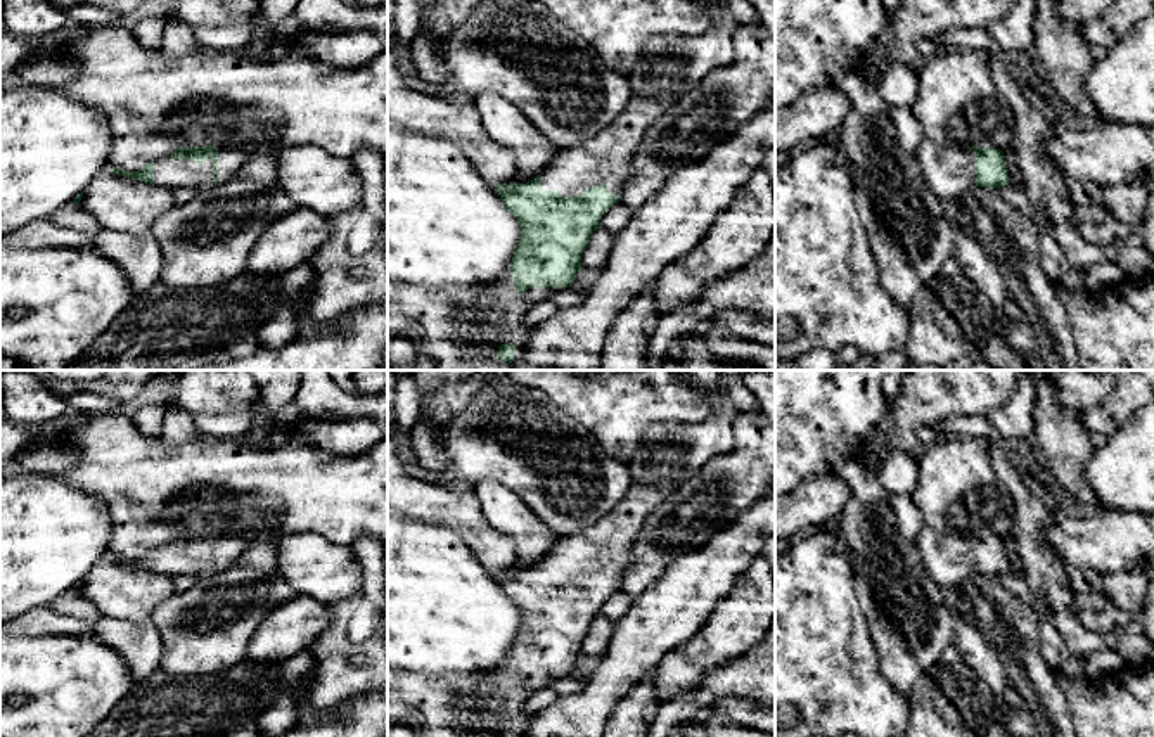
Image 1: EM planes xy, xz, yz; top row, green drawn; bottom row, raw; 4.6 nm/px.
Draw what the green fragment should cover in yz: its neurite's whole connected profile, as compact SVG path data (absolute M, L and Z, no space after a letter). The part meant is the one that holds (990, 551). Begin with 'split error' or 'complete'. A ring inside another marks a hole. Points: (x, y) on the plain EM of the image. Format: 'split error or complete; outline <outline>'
split error; outline M924 524L917 547L927 573L941 588L958 585L974 574L1000 576L1010 567L1003 538L995 535L941 535Z

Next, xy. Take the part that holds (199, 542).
split error; outline M216 533L178 535L168 545L149 550L138 559L112 554L112 561L168 576L187 574L201 580L230 567L246 545L247 542L240 538L218 536Z

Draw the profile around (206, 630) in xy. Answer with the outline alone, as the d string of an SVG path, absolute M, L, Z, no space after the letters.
M247 542L244 552L230 567L213 576L196 580L187 592L173 593L154 609L151 619L163 640L159 670L178 676L201 676L228 671L246 659L249 640L268 614L296 595L298 592L280 574L277 562L277 542Z

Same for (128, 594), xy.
M107 552L85 576L80 593L100 616L142 623L176 592L171 576L114 562Z

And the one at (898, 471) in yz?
M889 446L882 453L881 469L874 474L888 491L912 495L915 490L917 460Z

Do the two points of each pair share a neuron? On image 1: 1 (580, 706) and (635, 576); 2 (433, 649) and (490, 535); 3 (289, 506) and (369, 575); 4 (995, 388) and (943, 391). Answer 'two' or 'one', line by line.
1: two
2: two
3: two
4: one

